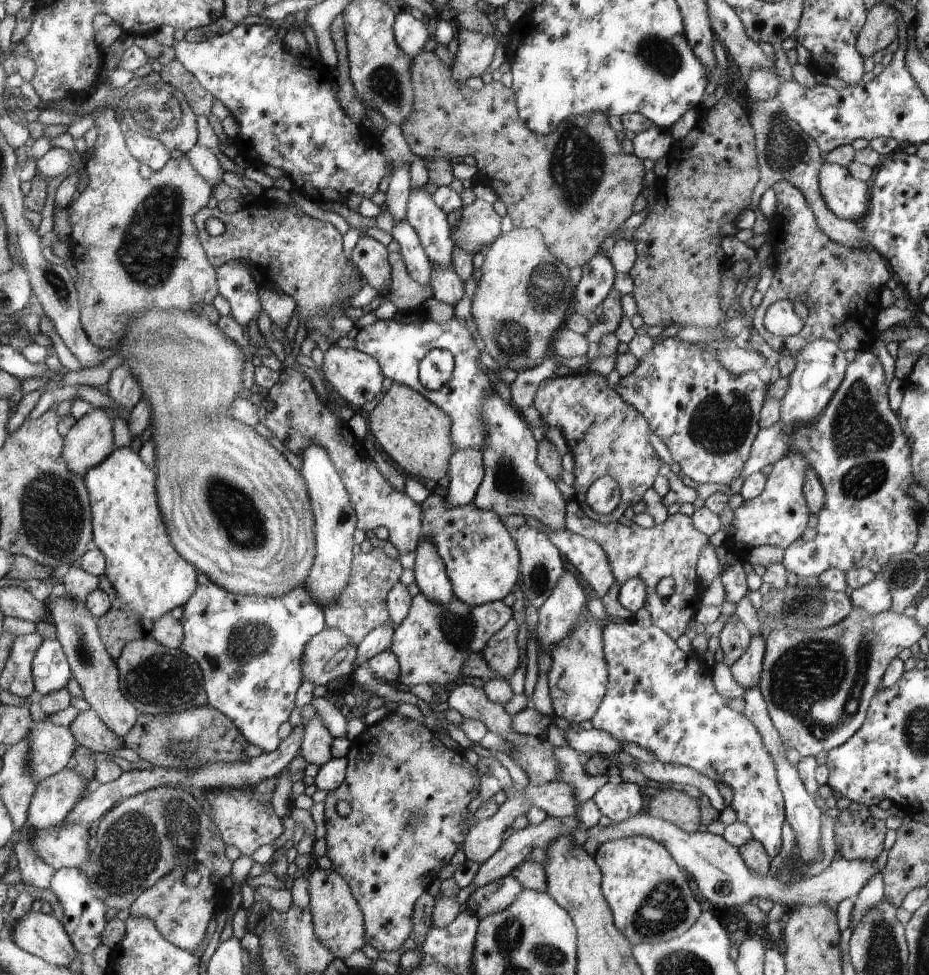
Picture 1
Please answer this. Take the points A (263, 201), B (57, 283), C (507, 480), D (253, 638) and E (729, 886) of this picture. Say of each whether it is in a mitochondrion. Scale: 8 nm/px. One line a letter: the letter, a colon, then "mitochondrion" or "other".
A: other
B: mitochondrion
C: mitochondrion
D: mitochondrion
E: other

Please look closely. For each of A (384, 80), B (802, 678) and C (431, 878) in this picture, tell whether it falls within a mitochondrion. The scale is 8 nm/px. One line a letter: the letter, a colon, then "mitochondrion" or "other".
A: mitochondrion
B: mitochondrion
C: other

